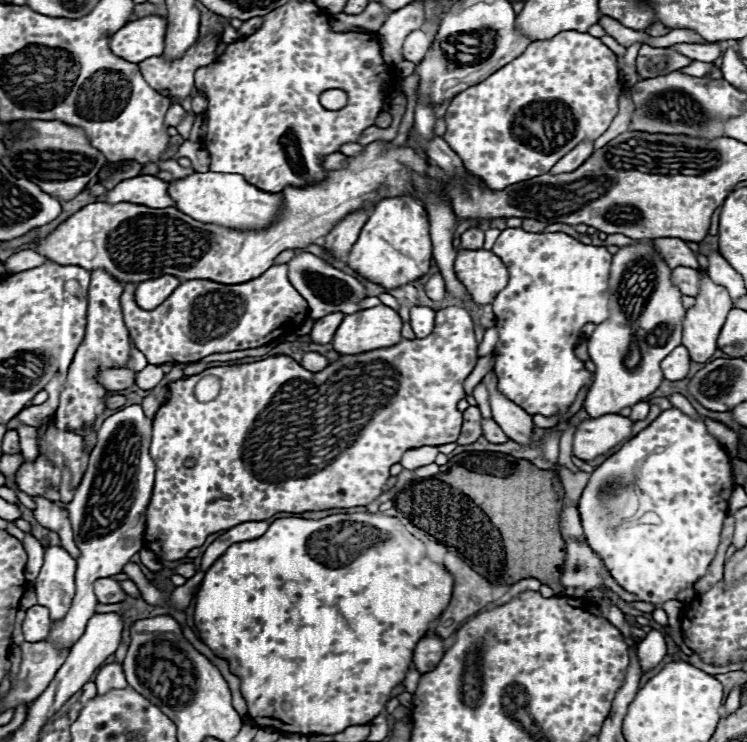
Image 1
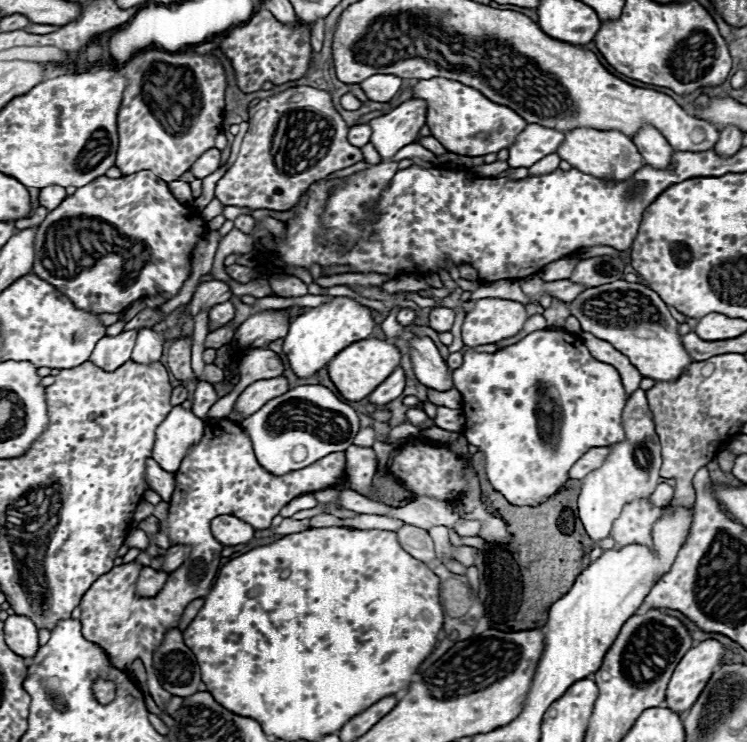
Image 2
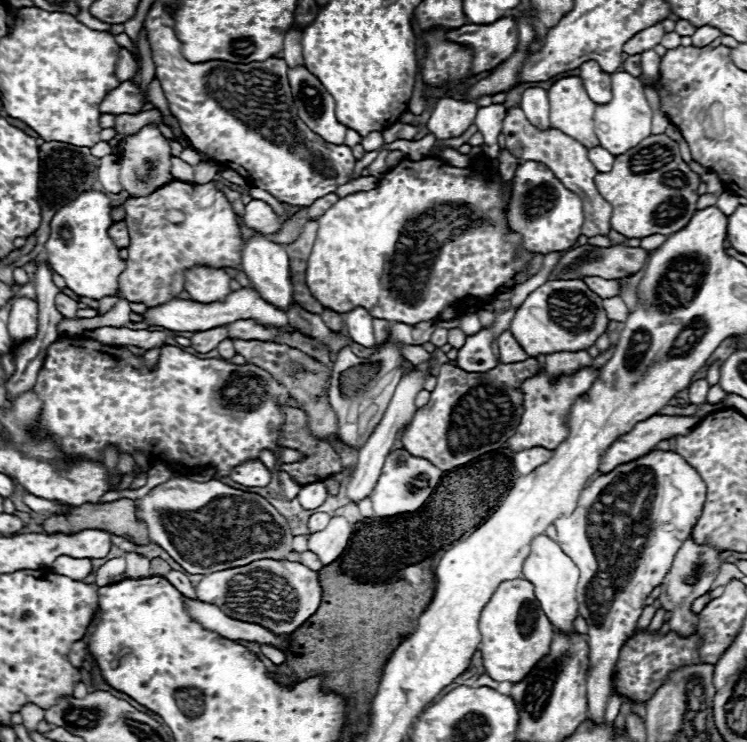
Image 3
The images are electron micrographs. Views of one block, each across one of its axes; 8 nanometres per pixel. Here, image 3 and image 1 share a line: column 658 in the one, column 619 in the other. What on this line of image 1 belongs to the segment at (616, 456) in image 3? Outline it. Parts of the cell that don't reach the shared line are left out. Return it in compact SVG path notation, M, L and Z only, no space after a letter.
M604 414L598 418L586 418L574 432L572 452L582 460L592 460L618 442L628 438L632 432L632 420L620 414Z

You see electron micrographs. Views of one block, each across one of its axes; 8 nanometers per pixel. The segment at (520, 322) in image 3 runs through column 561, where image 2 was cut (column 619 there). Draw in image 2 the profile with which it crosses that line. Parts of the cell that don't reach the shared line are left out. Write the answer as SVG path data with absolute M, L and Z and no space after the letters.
M616 280L604 286L586 288L576 300L566 302L566 308L570 316L578 318L584 332L610 342L618 352L628 356L628 360L646 378L656 382L676 380L686 370L686 366L692 364L688 352L682 346L680 334L674 330L678 328L678 322L672 318L660 296L642 284Z

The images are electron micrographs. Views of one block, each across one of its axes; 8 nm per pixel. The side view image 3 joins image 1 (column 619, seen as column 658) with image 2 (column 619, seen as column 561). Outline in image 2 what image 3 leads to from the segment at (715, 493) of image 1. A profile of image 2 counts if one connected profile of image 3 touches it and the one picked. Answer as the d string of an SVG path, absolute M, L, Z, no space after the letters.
M636 500L628 504L622 516L614 522L610 536L614 536L614 548L626 544L652 544L650 526L662 514L662 508L650 506L648 500Z

